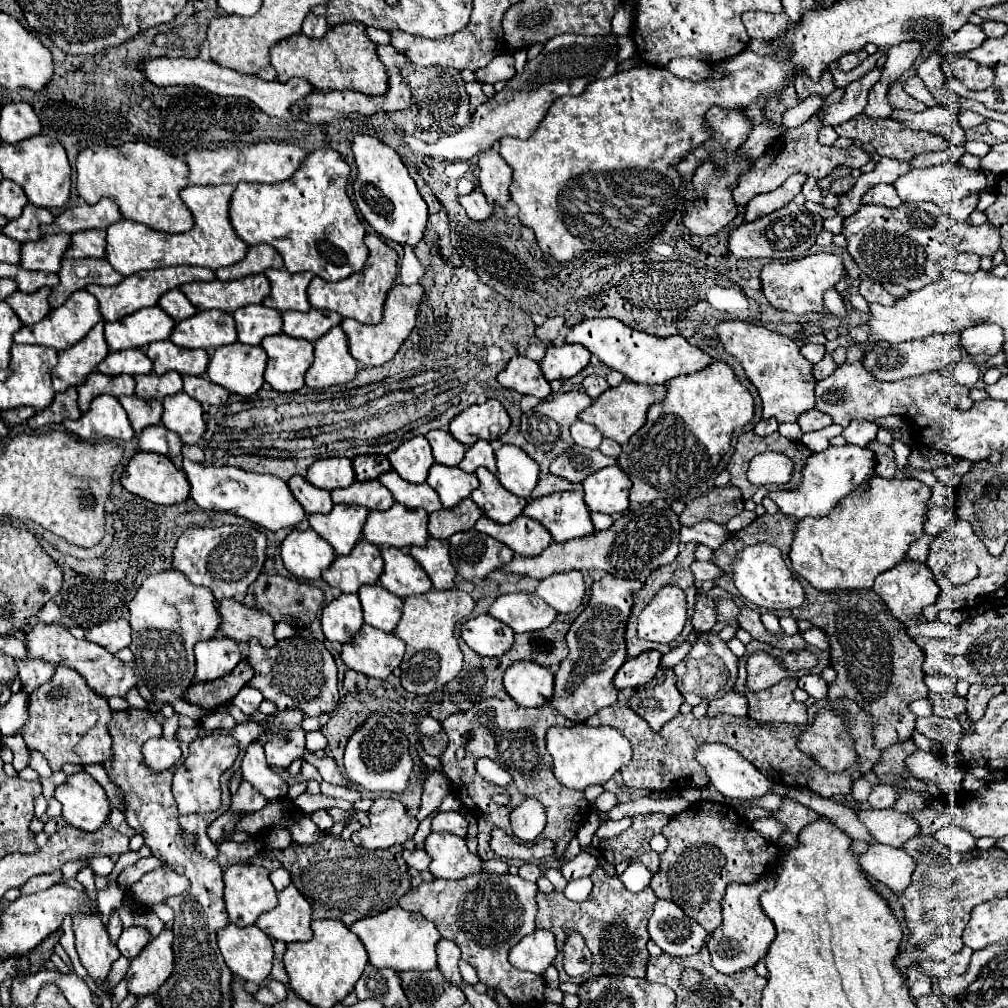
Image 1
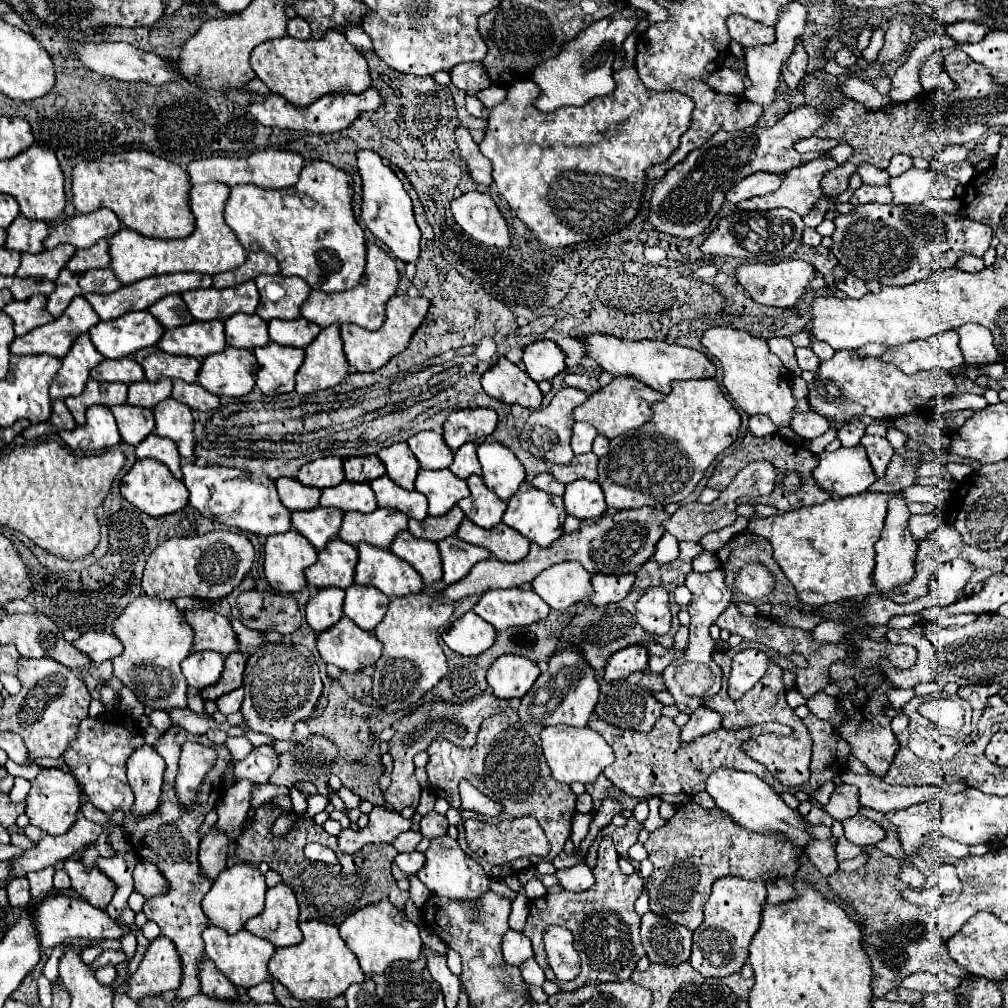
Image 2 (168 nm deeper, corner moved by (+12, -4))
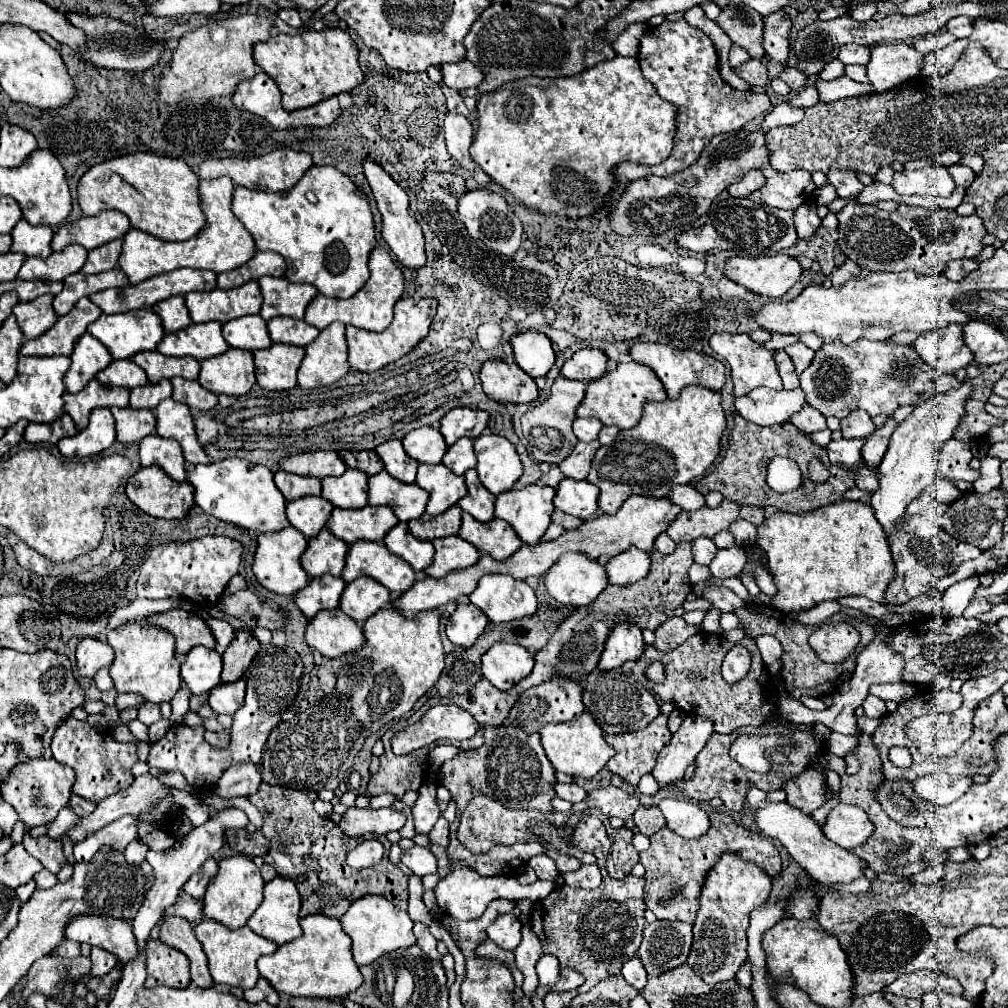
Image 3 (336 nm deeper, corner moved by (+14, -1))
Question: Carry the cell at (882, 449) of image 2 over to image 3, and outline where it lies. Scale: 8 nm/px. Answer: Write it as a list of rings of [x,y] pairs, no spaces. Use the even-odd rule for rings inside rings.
[[[888,418],[884,426],[876,428],[874,434],[870,434],[866,438],[866,444],[862,446],[862,458],[870,468],[874,468],[874,466],[878,466],[878,462],[882,462],[882,454],[886,452],[886,442],[890,440],[890,434],[894,430],[896,430],[896,422],[892,418]]]

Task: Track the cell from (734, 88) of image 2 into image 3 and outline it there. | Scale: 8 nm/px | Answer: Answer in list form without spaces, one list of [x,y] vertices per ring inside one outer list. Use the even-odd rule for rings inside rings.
[[[748,60],[740,66],[740,70],[734,70],[742,80],[746,80],[748,84],[758,84],[758,86],[766,86],[768,84],[768,74],[766,74],[766,66],[760,60]]]

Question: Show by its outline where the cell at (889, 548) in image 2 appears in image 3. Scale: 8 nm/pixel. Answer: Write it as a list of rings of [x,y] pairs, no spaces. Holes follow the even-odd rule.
[[[964,382],[958,390],[948,390],[946,394],[936,394],[930,400],[918,404],[914,412],[894,430],[888,450],[884,454],[882,464],[878,466],[878,482],[880,488],[872,494],[872,508],[876,512],[878,522],[886,528],[888,534],[896,532],[904,518],[906,506],[936,480],[938,466],[936,466],[936,452],[940,444],[952,438],[962,414],[964,414],[964,400],[972,392],[972,386]]]

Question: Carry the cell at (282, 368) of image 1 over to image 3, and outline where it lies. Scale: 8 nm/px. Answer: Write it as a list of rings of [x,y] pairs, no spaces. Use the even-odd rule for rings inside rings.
[[[272,344],[266,350],[254,352],[256,360],[256,380],[258,386],[264,390],[290,390],[296,386],[296,370],[304,358],[304,348],[290,346],[290,344]]]

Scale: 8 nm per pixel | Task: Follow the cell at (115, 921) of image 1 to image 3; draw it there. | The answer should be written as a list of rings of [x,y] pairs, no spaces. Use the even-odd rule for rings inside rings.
[[[28,834],[24,836],[24,848],[42,862],[42,866],[46,870],[50,870],[52,874],[58,874],[60,868],[66,864],[66,856],[62,852],[62,842],[60,840],[52,840],[48,836],[40,836],[40,838],[30,838]]]

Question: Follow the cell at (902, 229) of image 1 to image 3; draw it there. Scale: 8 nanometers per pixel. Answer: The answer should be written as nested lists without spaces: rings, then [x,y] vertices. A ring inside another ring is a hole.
[[[846,204],[838,212],[838,250],[852,262],[856,262],[862,270],[870,272],[904,272],[914,270],[916,274],[940,274],[946,270],[946,264],[964,256],[978,256],[982,250],[982,238],[986,236],[986,228],[982,218],[976,214],[960,216],[956,210],[928,210],[920,206],[900,206],[894,212],[880,210],[878,206],[862,206],[862,204]]]

